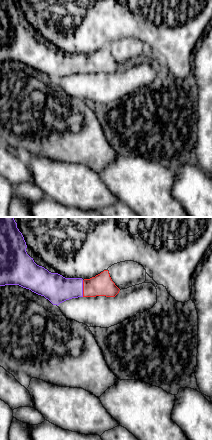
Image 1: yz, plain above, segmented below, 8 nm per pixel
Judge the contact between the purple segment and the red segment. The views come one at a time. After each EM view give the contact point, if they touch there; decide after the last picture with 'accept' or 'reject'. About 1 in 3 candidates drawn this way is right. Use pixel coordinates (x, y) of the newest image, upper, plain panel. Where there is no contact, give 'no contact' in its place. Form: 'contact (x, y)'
contact (82, 64)

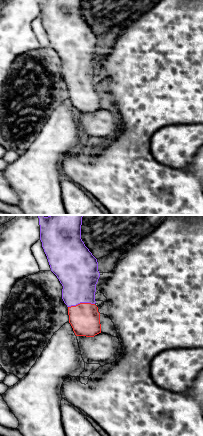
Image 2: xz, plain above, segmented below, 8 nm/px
contact (81, 78)

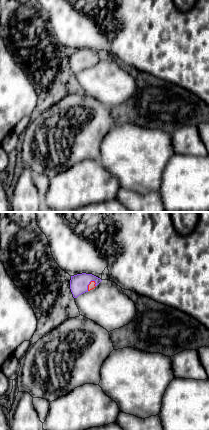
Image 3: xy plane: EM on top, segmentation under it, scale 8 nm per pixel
contact (89, 59)

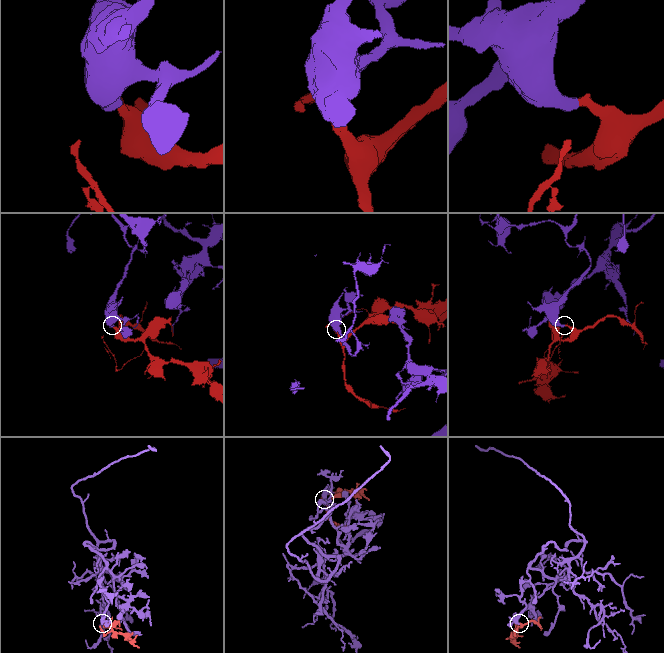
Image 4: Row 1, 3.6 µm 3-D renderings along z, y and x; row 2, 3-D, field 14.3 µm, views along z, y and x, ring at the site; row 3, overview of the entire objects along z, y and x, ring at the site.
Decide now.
accept

